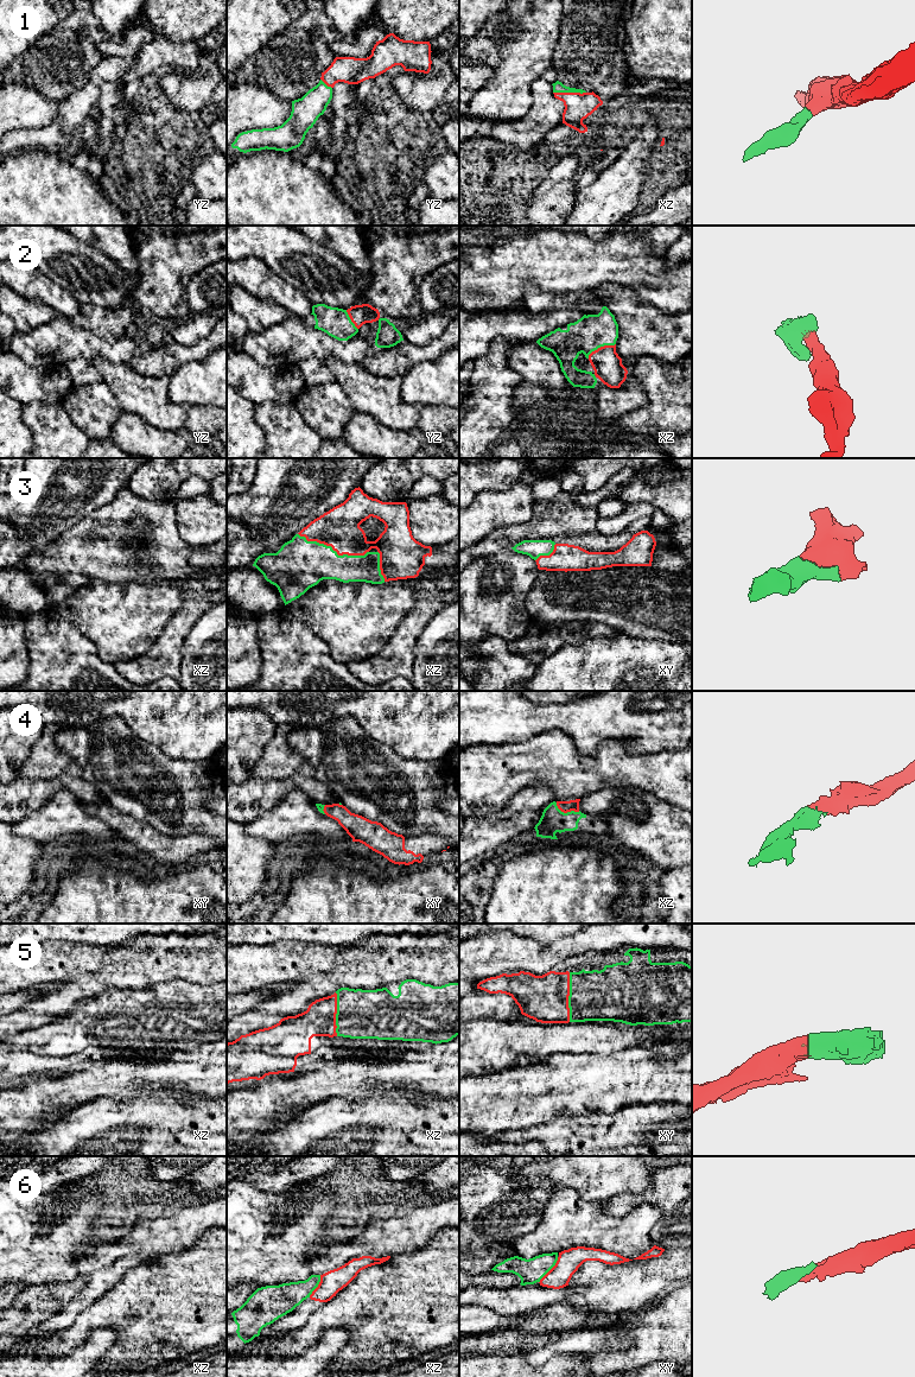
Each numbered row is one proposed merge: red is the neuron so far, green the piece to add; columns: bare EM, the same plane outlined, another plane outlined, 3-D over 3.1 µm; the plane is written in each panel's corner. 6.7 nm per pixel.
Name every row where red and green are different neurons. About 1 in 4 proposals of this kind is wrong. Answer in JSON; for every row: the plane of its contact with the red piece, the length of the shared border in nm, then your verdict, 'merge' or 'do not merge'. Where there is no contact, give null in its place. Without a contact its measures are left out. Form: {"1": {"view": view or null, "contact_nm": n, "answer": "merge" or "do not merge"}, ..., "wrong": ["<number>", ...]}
{"1": {"view": "xz", "contact_nm": 220, "answer": "merge"}, "2": {"view": "xz", "contact_nm": 220, "answer": "merge"}, "3": {"view": "xz", "contact_nm": 500, "answer": "merge"}, "4": {"view": "xz", "contact_nm": 180, "answer": "merge"}, "5": {"view": "xy", "contact_nm": 340, "answer": "merge"}, "6": {"view": "xy", "contact_nm": 220, "answer": "do not merge"}, "wrong": ["6"]}

